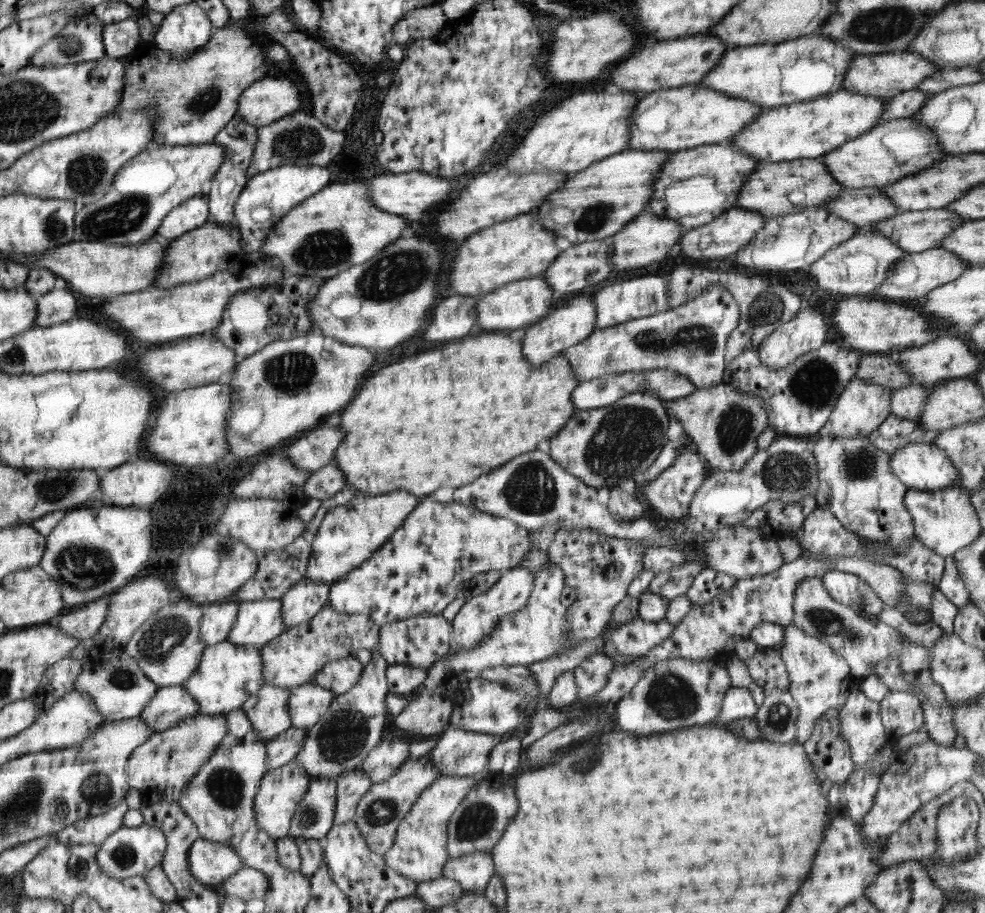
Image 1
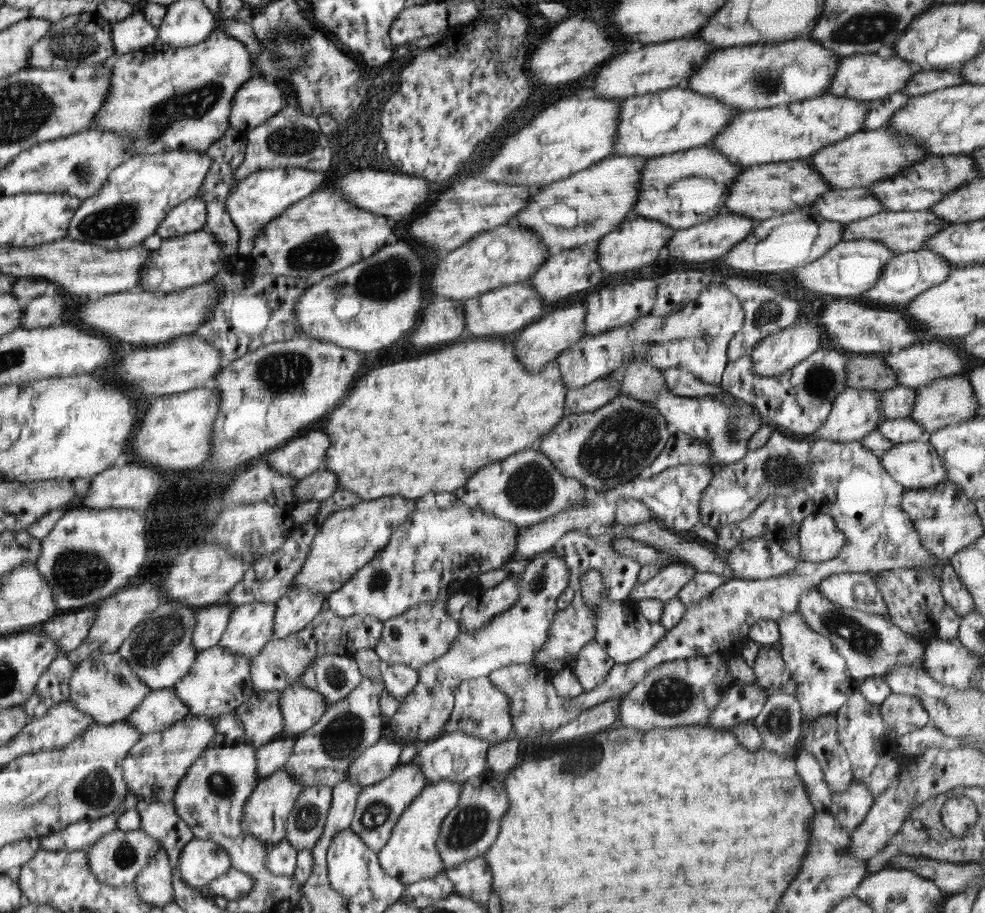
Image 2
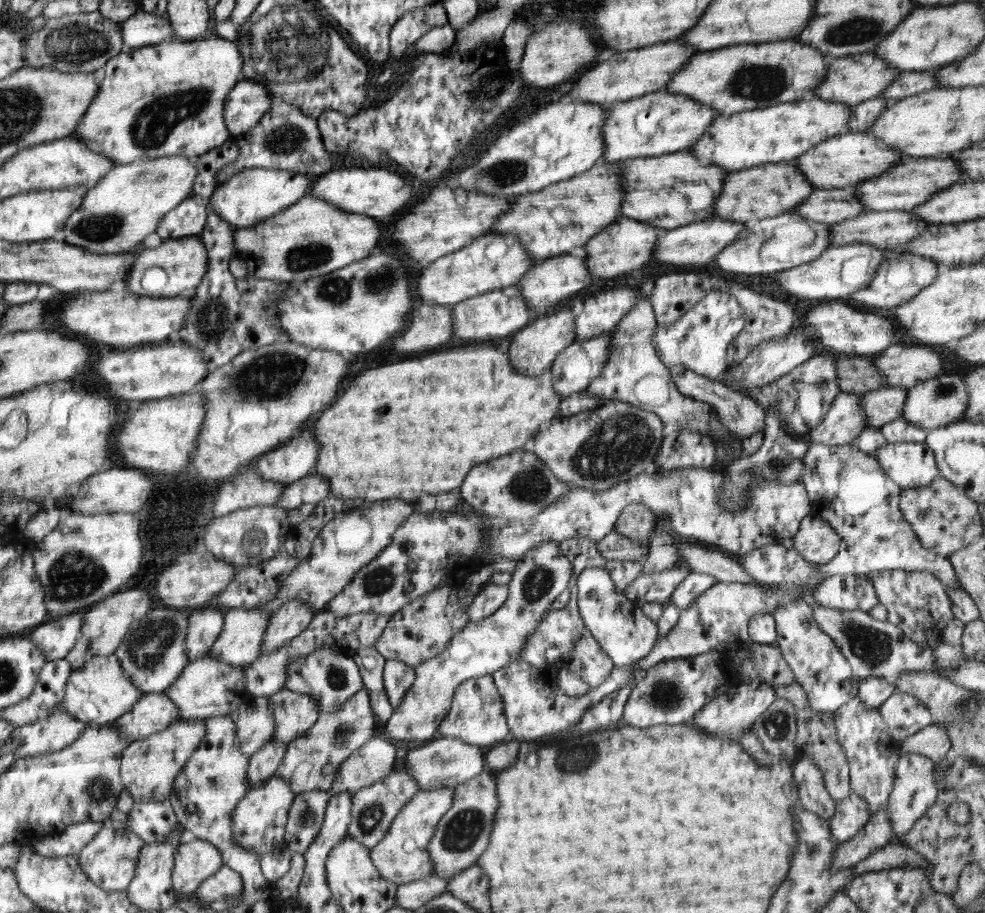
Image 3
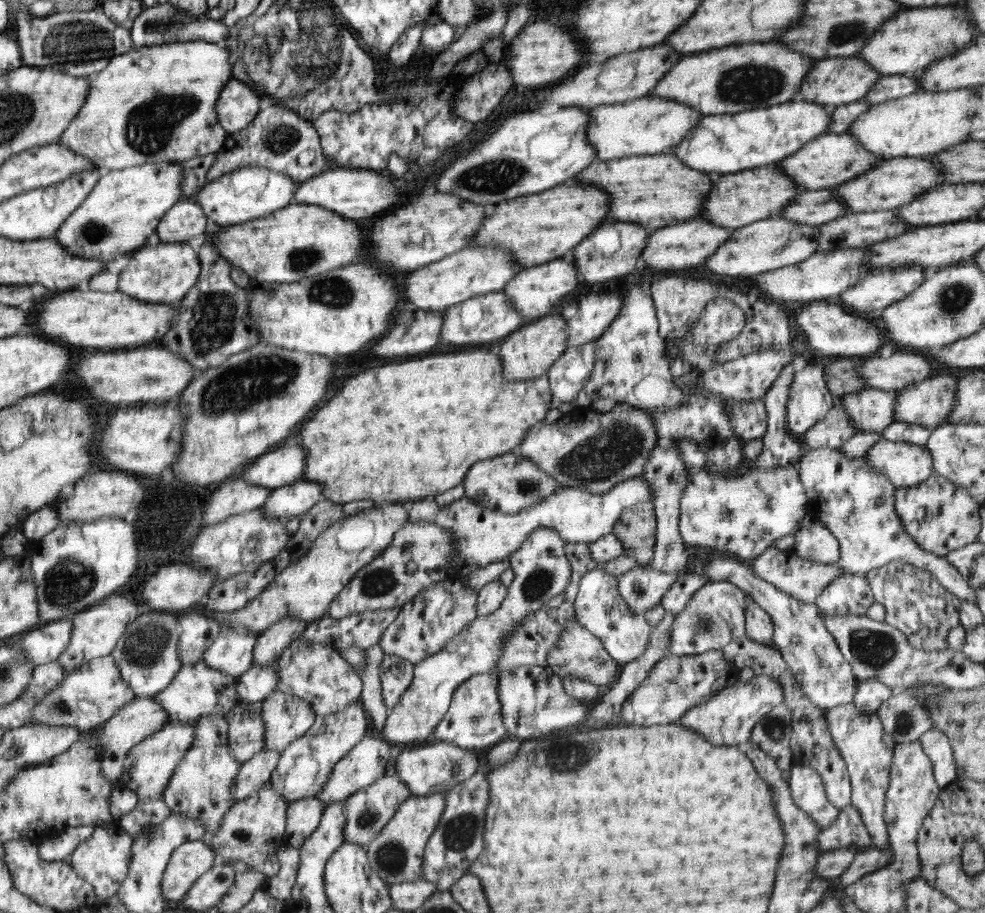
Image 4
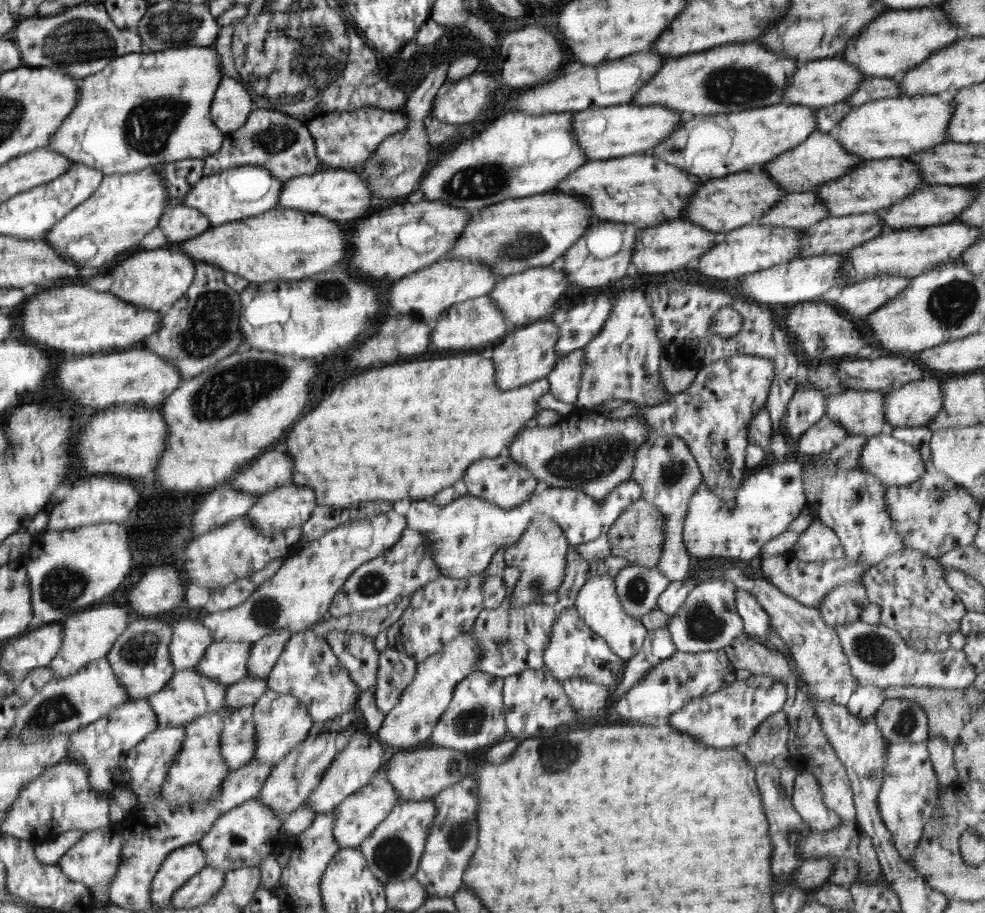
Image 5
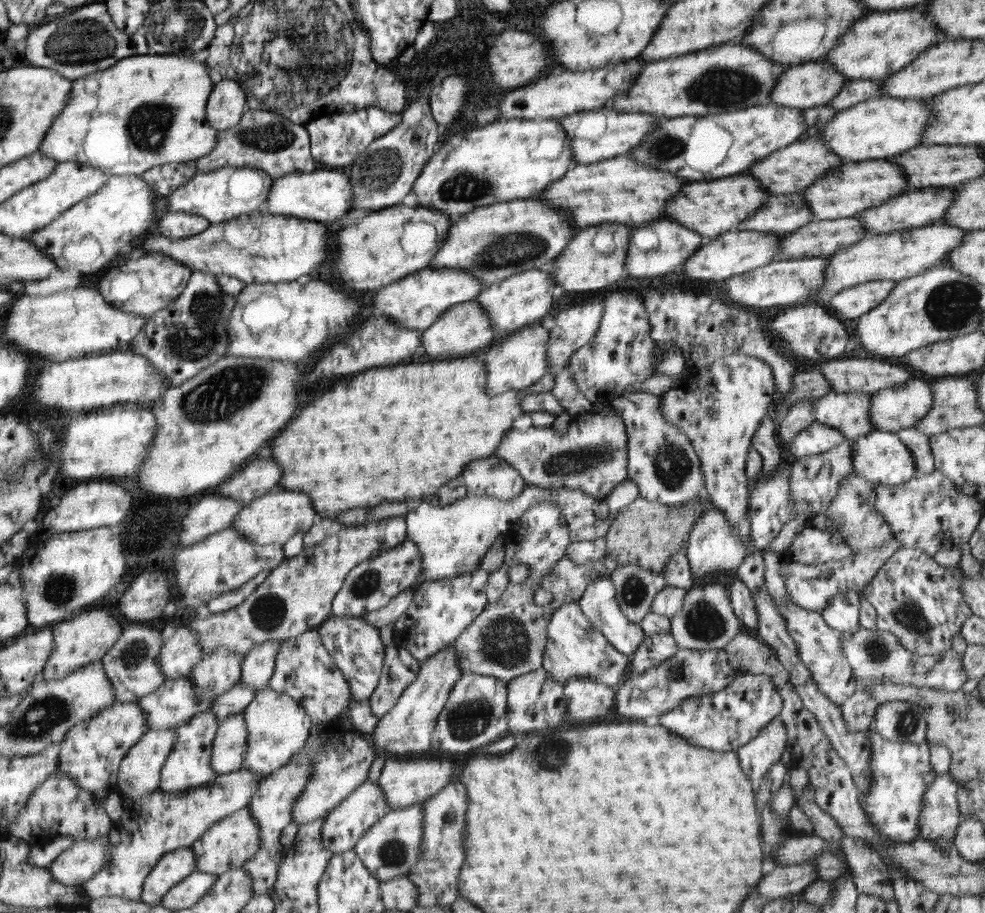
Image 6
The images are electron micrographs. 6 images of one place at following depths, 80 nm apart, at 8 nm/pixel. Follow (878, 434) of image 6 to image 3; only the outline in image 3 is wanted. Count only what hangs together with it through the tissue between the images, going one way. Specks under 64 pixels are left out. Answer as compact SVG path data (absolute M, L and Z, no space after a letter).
M886 442L873 456L883 472L902 489L928 486L939 476L935 454L925 442Z

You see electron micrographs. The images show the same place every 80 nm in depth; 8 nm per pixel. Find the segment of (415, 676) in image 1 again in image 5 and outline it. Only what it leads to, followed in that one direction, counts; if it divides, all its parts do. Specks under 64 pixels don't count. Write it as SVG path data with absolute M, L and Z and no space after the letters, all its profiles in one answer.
M394 648L379 654L375 699L380 711L386 714L399 703L401 694L416 672L417 662Z

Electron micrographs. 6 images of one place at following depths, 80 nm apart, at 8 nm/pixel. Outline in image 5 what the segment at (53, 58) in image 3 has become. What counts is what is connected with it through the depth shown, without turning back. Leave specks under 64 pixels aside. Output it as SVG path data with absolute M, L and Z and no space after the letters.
M103 2L65 7L53 16L22 18L11 37L27 66L59 70L75 79L100 72L121 56L142 52L140 33L118 28Z

